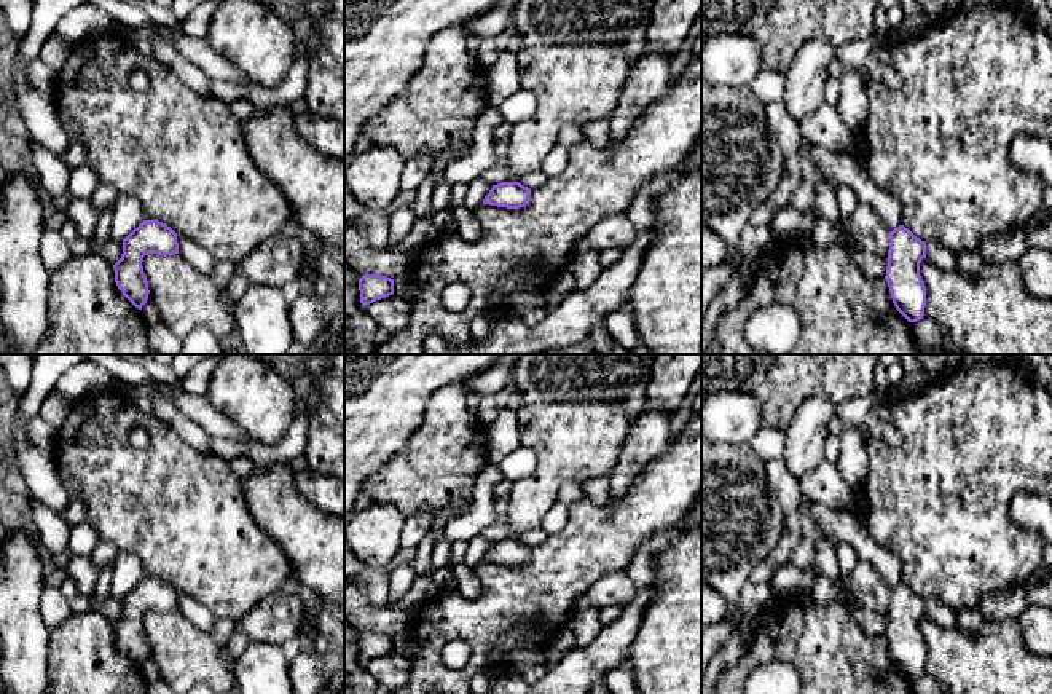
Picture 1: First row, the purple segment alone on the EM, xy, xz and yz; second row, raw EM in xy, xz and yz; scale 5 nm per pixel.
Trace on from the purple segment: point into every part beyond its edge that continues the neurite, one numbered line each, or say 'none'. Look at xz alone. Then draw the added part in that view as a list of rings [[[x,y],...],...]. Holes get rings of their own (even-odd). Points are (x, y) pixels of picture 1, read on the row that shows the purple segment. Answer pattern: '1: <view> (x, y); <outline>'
none

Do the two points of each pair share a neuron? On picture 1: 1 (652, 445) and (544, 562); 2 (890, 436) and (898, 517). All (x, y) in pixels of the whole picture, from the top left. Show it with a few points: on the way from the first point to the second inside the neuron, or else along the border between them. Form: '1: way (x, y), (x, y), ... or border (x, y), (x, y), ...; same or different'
1: border (639, 473), (622, 496), (611, 498); different
2: border (890, 409), (901, 442), (866, 441); different

